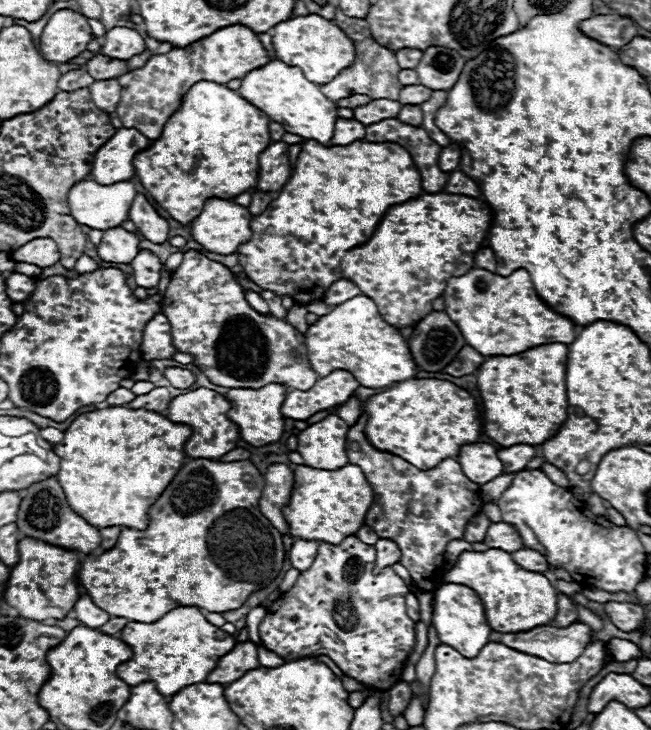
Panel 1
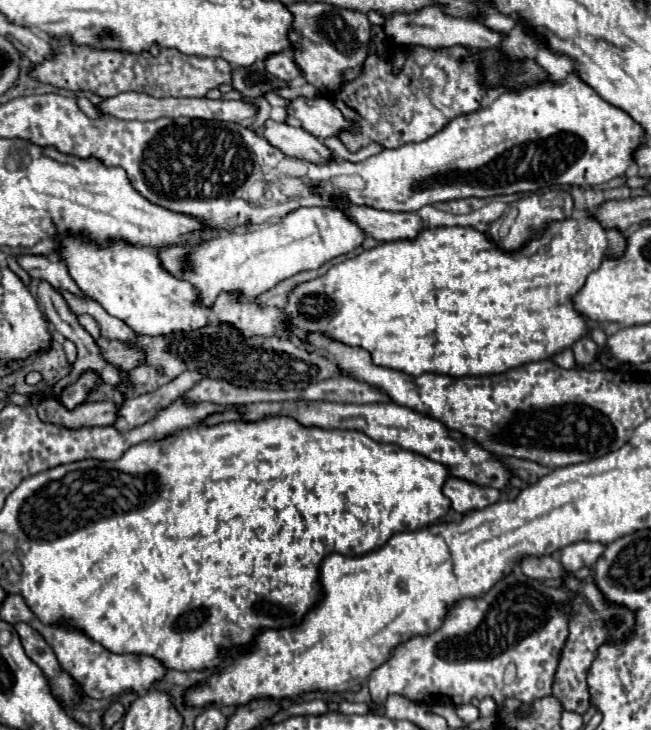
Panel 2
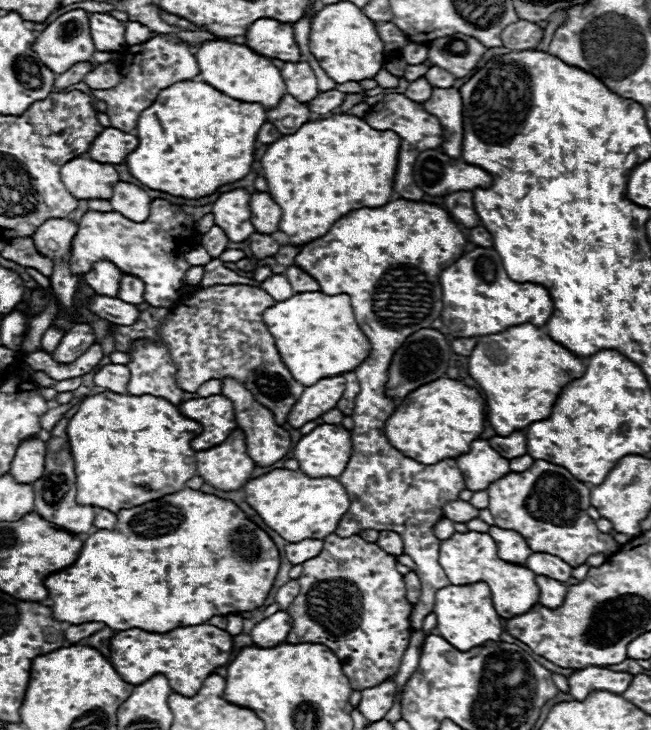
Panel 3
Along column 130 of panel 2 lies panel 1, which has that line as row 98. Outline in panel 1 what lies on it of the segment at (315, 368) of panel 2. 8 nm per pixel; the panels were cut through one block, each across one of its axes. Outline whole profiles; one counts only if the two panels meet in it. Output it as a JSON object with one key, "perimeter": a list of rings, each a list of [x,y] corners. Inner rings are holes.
{"perimeter":[[[340,10],[336,12],[334,18],[336,26],[354,42],[356,48],[356,60],[350,68],[346,68],[344,72],[340,72],[340,76],[336,76],[334,80],[330,80],[328,84],[320,86],[320,92],[330,98],[332,102],[338,102],[342,98],[348,98],[352,94],[366,94],[370,100],[380,100],[380,98],[388,98],[388,100],[396,100],[402,86],[398,82],[398,72],[400,66],[396,64],[396,56],[392,50],[376,44],[376,40],[372,38],[372,32],[368,28],[366,20],[356,20],[356,18],[348,18],[344,16]]]}

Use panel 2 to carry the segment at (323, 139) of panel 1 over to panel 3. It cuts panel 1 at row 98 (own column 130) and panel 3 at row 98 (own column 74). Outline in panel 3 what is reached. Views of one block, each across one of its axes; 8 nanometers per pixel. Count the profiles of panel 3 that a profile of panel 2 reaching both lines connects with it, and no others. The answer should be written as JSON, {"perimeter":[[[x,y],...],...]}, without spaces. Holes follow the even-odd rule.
{"perimeter":[[[210,40],[196,50],[196,60],[200,66],[202,80],[214,86],[216,90],[224,92],[226,96],[232,96],[234,100],[258,102],[268,110],[268,108],[276,108],[282,96],[286,94],[286,84],[280,70],[268,58],[252,52],[248,46]]]}

